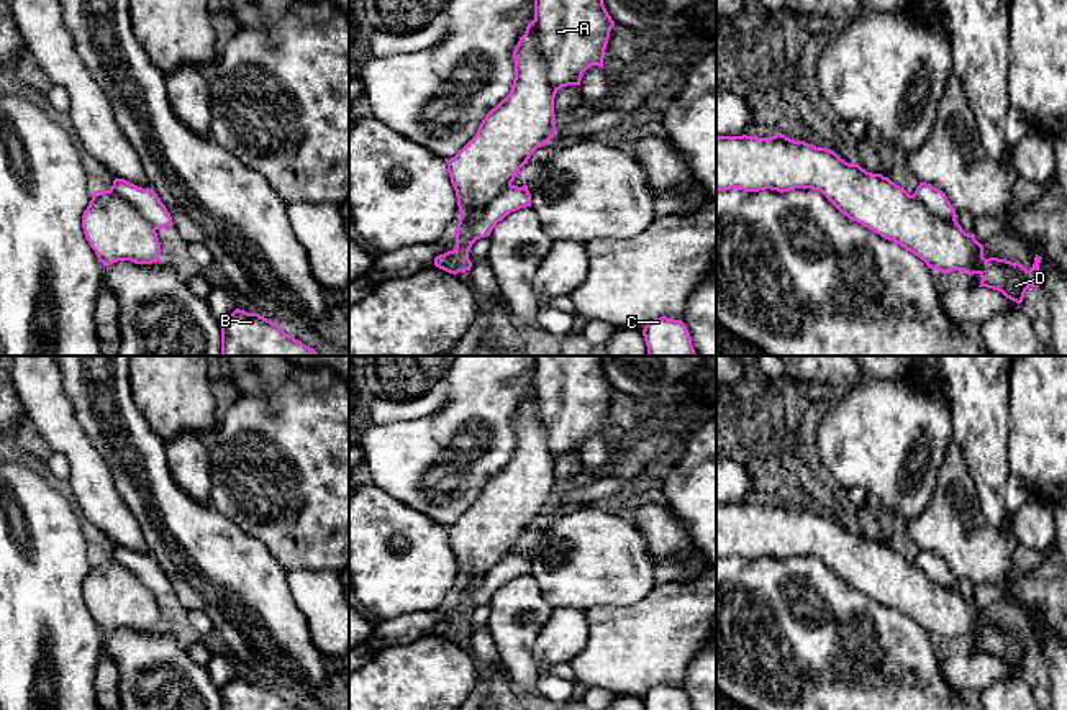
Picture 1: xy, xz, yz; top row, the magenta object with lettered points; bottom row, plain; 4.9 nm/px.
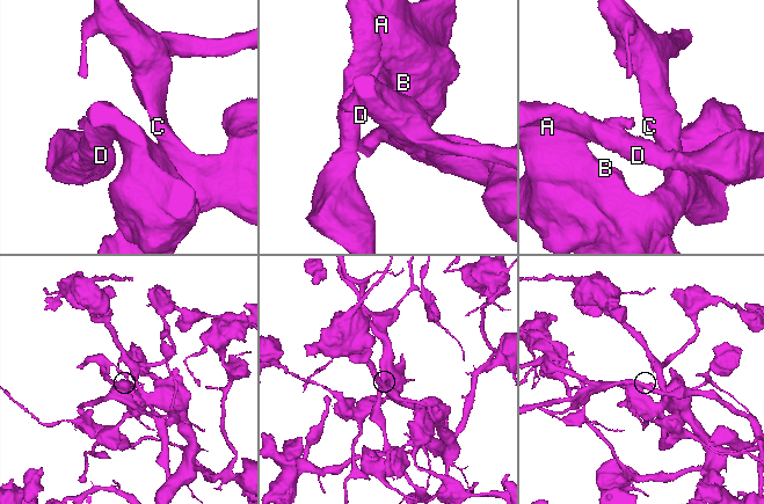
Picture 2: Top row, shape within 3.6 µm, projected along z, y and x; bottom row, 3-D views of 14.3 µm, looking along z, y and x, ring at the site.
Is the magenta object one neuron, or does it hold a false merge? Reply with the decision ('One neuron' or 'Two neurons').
Two neurons

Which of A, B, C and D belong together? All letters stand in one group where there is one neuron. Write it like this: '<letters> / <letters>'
A B C / D

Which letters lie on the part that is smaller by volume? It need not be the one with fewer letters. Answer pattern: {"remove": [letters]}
{"remove": ["D"]}

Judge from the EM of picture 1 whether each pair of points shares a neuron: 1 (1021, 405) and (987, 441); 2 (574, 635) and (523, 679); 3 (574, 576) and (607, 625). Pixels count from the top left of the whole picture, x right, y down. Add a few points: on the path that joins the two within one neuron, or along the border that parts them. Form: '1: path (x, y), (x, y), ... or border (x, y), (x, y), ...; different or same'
1: border (1007, 381), (1008, 456); different
2: border (543, 628), (533, 645), (533, 659), (541, 671); different
3: border (633, 604), (594, 605), (585, 612); different

